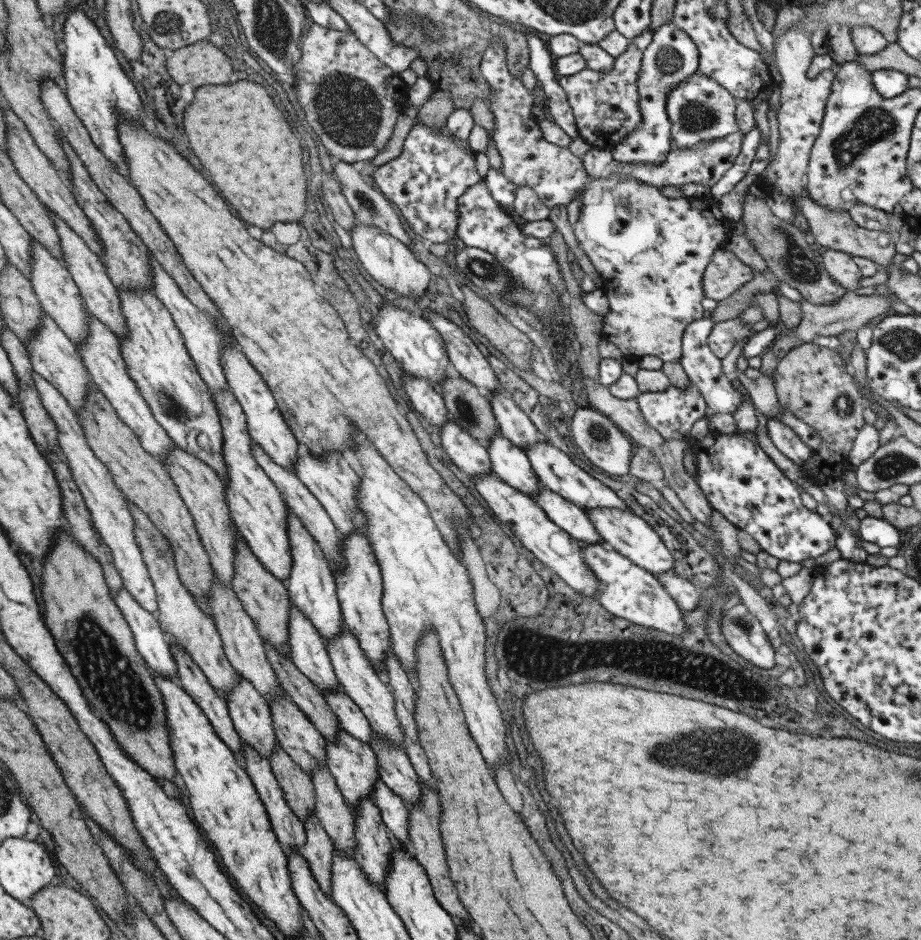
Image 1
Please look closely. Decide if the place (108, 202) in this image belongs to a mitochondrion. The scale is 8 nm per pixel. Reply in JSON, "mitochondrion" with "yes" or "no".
{"mitochondrion":"no"}

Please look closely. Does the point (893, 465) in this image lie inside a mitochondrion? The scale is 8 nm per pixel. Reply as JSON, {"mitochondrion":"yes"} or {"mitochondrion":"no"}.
{"mitochondrion":"yes"}

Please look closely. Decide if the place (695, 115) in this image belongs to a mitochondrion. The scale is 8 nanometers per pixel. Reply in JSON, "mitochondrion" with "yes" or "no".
{"mitochondrion":"yes"}

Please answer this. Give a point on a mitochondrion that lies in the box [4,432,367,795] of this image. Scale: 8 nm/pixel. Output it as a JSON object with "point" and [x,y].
{"point":[118,689]}

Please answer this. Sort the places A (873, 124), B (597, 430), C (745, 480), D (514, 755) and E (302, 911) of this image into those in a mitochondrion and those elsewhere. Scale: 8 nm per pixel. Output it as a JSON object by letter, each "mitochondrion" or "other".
{"A":"mitochondrion","B":"mitochondrion","C":"other","D":"other","E":"other"}

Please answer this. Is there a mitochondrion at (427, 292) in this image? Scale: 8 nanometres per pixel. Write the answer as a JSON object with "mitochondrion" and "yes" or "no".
{"mitochondrion":"no"}

